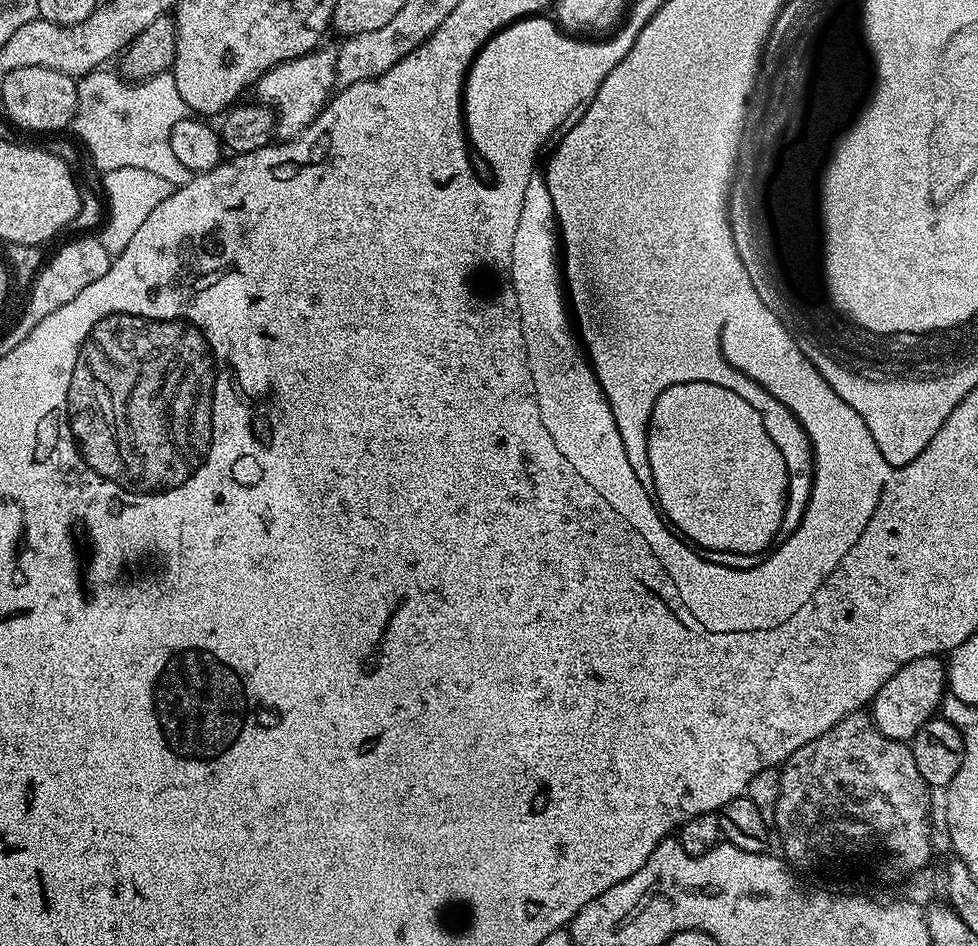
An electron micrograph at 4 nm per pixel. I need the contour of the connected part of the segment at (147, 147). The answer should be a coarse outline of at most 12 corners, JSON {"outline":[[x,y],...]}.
{"outline":[[165,77],[76,80],[71,127],[101,173],[194,174],[166,135]]}

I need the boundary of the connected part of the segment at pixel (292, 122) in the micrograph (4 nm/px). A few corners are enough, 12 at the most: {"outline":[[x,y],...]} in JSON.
{"outline":[[337,49],[274,66],[254,85],[280,140],[299,136],[334,92]]}

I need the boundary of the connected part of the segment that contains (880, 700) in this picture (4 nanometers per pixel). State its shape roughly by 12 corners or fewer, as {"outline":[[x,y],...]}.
{"outline":[[945,661],[902,666],[870,705],[877,730],[910,742],[937,715]]}

